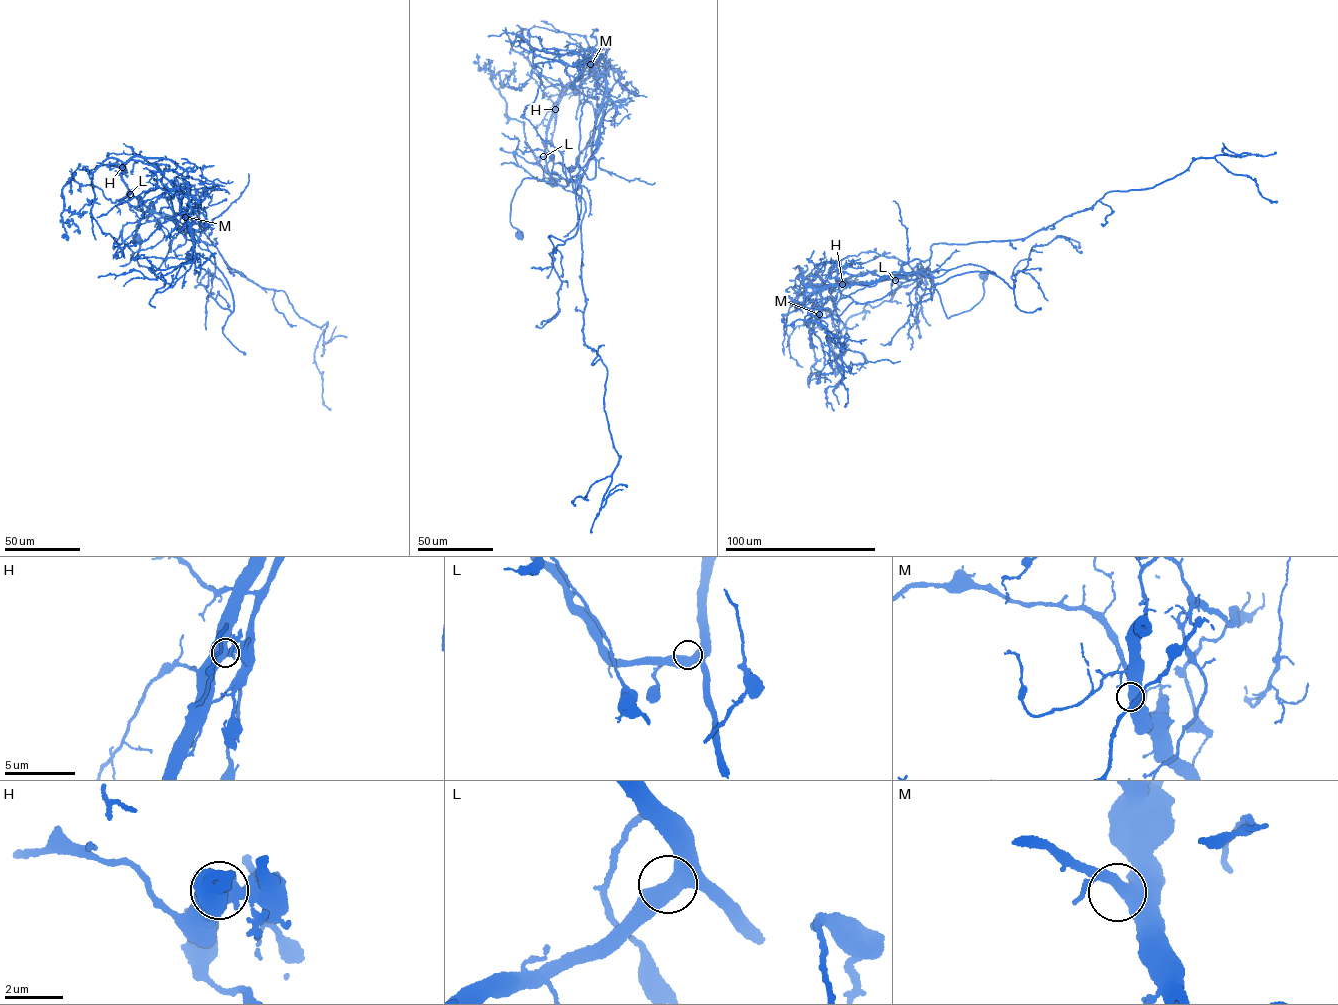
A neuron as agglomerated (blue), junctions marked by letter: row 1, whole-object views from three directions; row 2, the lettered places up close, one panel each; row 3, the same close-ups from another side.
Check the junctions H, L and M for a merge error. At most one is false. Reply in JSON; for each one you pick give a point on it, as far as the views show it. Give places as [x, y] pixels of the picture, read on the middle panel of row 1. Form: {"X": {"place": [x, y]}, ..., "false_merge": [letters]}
{"H": {"place": [555, 109]}, "false_merge": ["H"]}

